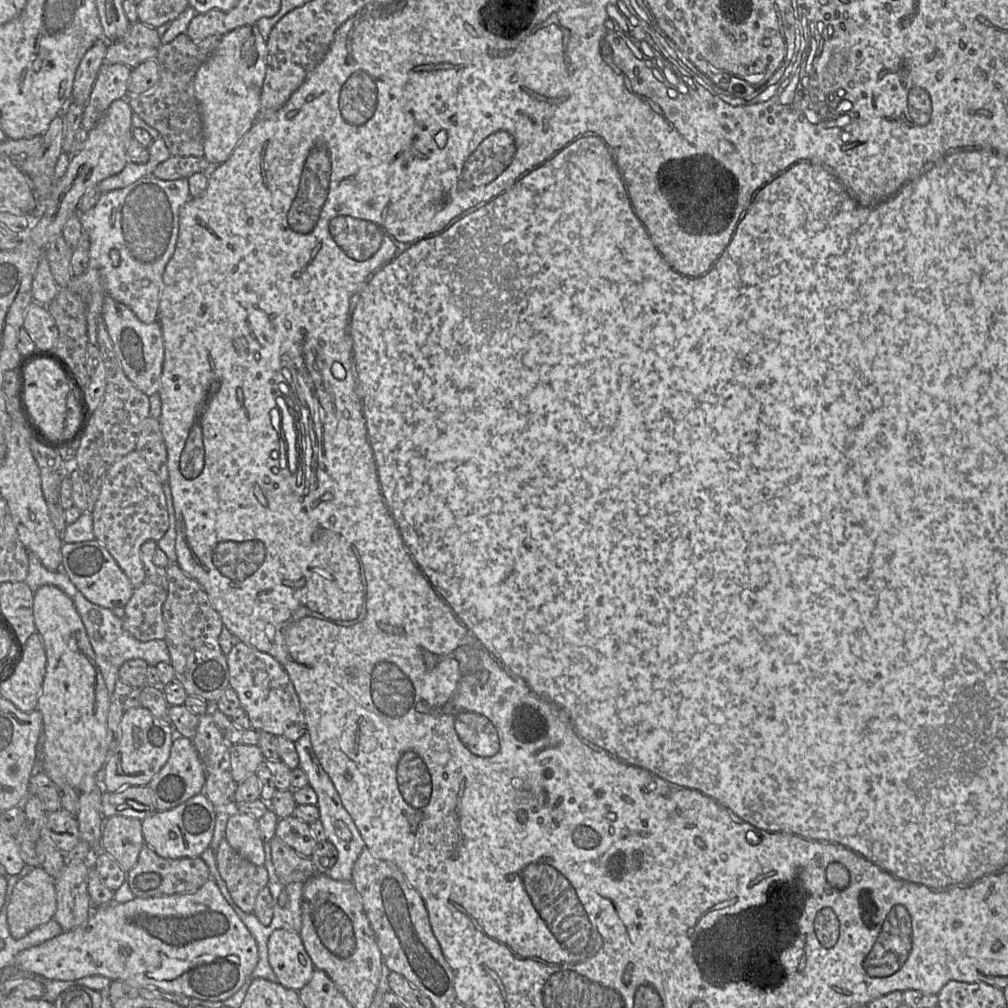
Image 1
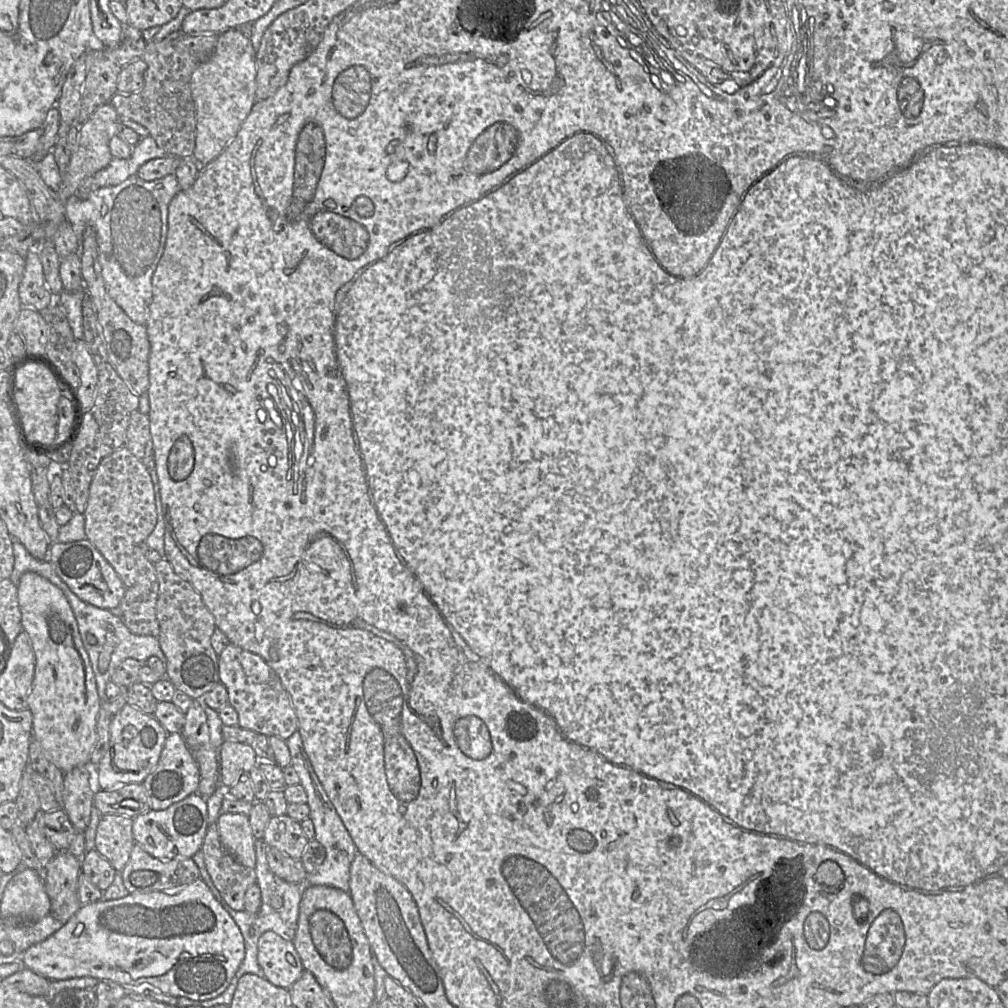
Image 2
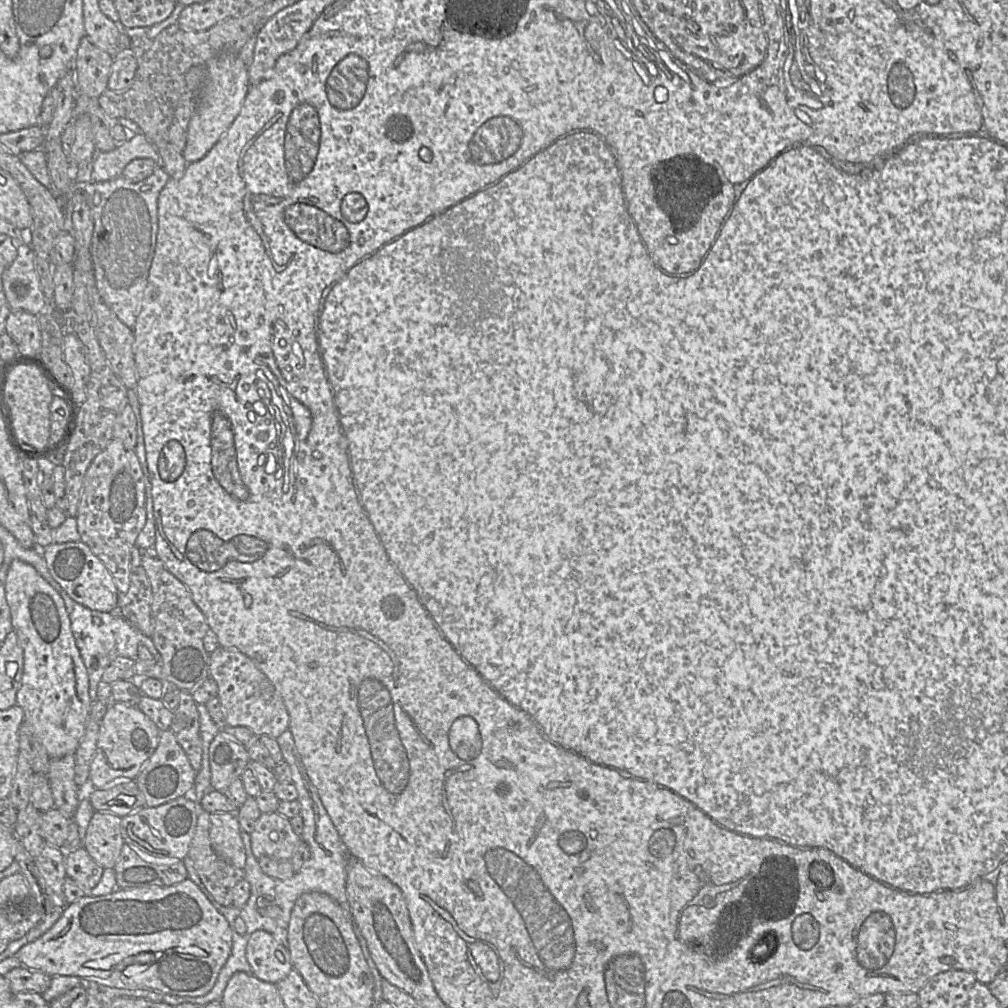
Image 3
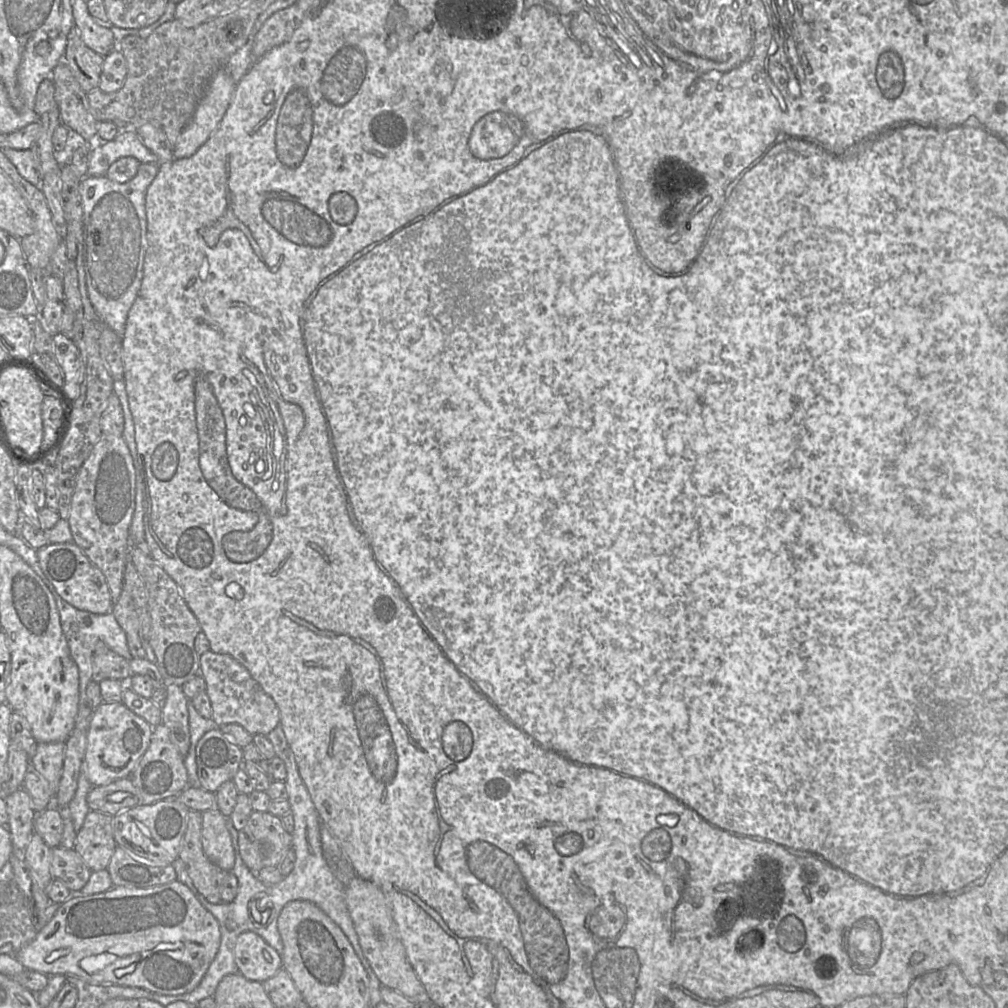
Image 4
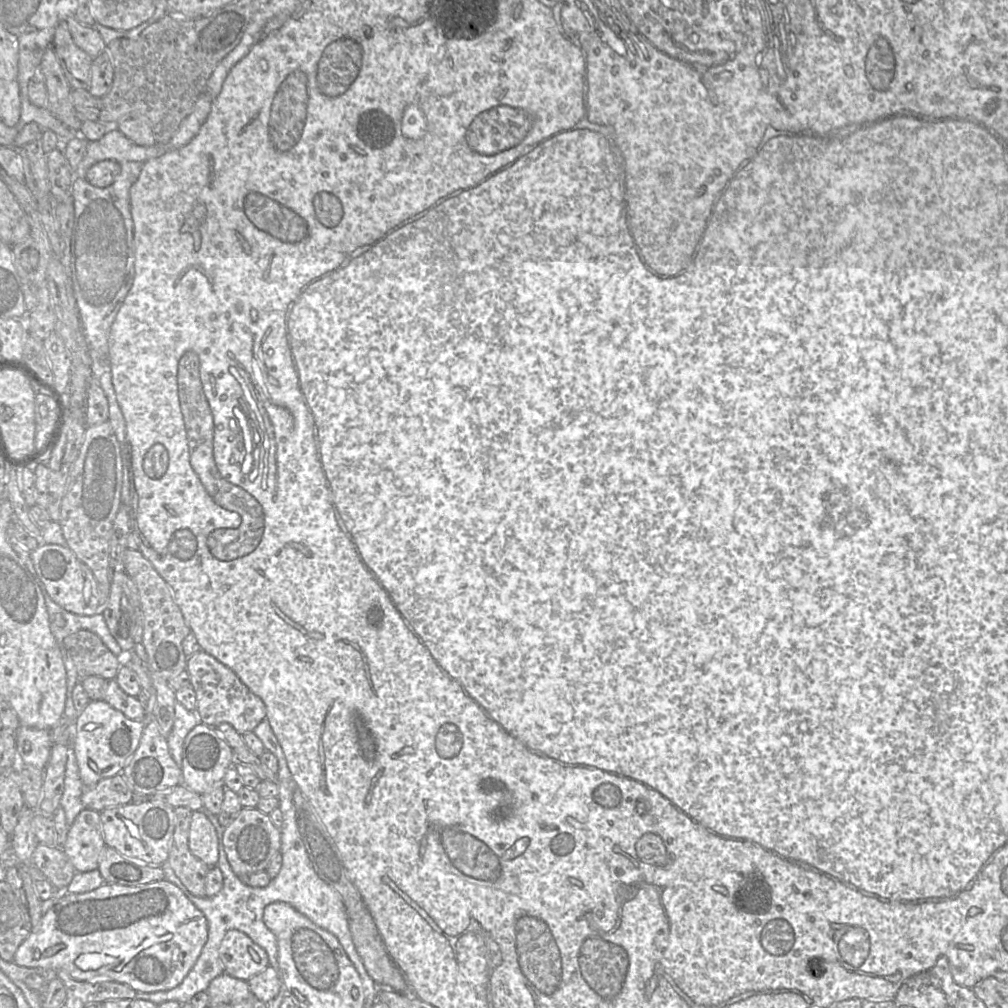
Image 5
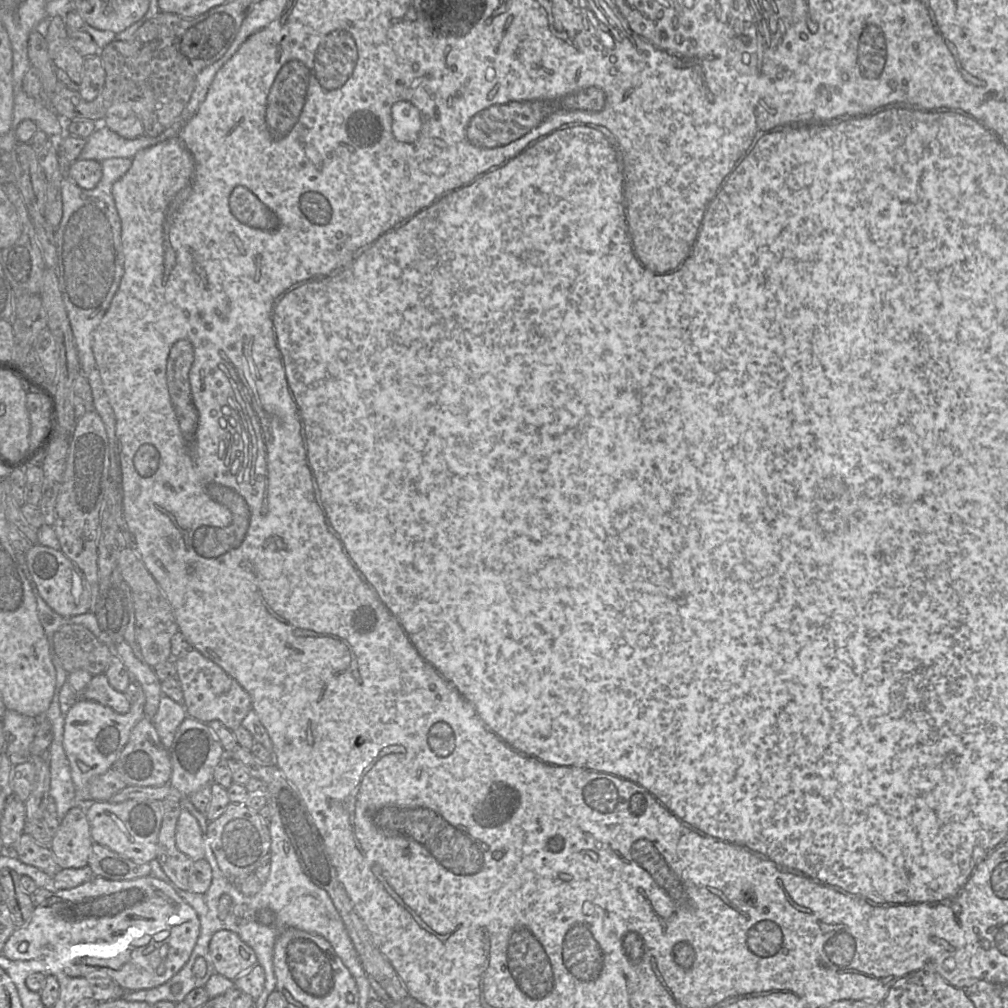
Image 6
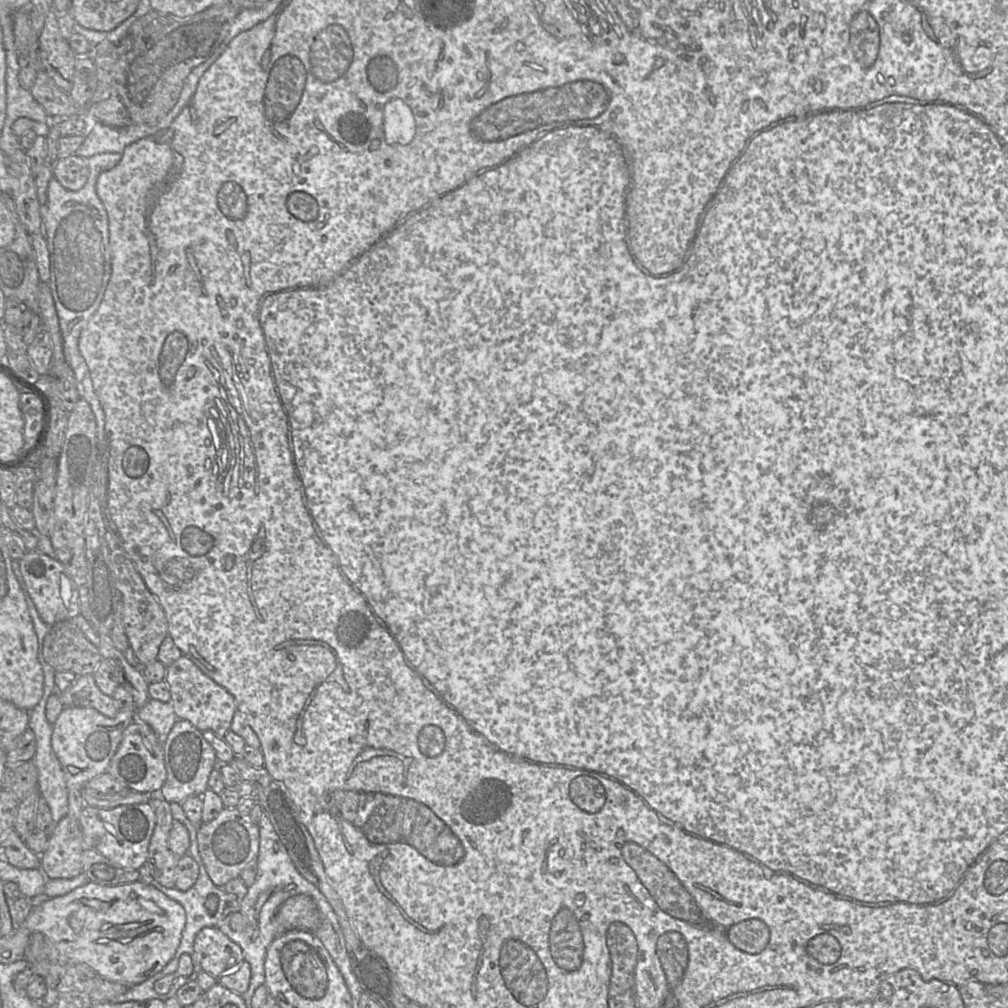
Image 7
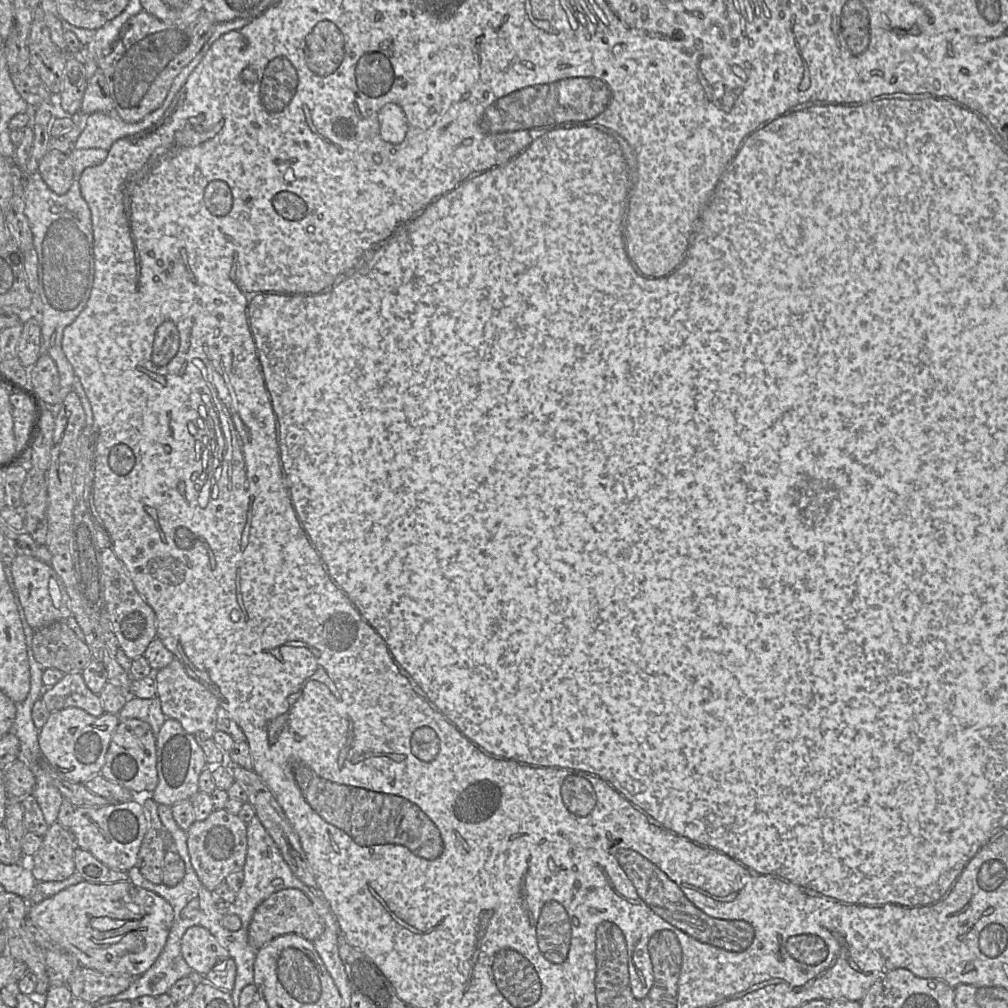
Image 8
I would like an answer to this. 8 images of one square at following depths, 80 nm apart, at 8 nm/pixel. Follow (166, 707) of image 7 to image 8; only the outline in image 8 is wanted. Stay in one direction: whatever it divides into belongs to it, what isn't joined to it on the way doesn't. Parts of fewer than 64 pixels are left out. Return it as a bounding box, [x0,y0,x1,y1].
[118,697,167,736]

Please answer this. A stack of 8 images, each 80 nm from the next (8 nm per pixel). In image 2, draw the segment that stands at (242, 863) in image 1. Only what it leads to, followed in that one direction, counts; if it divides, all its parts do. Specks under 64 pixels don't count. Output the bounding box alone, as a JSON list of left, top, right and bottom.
[200,823,257,911]

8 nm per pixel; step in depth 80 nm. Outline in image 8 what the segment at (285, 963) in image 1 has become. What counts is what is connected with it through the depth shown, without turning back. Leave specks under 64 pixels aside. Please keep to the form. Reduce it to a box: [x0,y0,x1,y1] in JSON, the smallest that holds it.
[181,928,229,975]

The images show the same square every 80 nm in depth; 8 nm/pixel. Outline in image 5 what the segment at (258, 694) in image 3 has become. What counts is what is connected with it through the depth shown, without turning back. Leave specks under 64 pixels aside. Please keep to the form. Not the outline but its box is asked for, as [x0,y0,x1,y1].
[186,650,266,734]

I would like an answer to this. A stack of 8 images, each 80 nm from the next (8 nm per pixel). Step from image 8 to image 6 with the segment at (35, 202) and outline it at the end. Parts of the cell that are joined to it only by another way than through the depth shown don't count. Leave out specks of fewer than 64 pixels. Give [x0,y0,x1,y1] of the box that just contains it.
[55,158,131,377]

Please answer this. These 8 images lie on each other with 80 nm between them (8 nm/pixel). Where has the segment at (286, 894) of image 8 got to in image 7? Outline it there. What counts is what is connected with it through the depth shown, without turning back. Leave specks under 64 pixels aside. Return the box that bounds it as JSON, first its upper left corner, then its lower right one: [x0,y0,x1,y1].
[274,894,321,933]

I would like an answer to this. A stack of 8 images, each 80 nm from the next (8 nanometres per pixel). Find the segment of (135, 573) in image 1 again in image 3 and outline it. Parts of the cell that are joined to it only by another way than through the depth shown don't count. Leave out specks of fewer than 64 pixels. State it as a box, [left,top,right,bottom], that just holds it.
[77,439,147,600]

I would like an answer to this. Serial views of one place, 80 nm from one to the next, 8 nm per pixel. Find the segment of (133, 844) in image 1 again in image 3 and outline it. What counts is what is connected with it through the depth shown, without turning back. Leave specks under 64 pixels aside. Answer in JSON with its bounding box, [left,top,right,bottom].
[82,811,125,869]

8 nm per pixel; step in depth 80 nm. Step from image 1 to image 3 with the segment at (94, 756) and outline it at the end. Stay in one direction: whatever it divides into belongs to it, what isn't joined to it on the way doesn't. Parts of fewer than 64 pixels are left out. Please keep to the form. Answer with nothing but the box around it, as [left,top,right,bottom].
[3,559,92,758]

